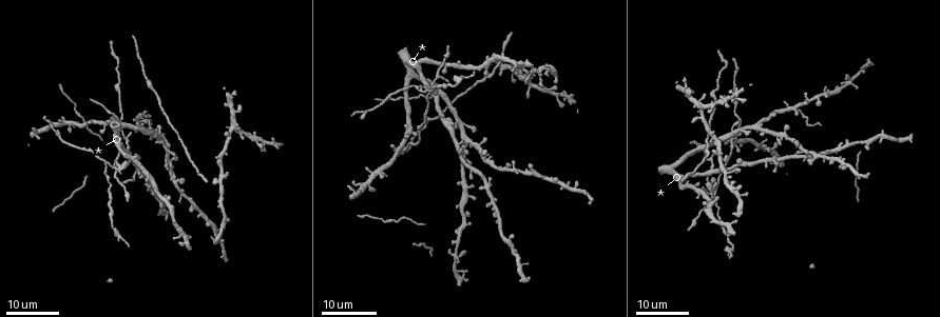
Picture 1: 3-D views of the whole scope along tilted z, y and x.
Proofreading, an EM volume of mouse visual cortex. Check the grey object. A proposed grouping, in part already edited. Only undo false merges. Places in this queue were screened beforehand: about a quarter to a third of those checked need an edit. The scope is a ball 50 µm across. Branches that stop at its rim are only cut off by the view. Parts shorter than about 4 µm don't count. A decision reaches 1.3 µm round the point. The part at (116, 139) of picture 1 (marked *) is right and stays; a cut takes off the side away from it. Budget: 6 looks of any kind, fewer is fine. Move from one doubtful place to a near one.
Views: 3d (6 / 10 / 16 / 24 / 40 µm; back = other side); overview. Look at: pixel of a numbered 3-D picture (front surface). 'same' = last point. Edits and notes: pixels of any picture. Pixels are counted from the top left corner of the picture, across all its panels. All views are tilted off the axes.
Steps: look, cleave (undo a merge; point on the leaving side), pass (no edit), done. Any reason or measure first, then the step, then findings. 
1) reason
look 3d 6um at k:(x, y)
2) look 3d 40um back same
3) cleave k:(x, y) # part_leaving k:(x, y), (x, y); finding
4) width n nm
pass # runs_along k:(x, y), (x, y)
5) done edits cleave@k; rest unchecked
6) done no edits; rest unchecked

three arms meet
look 3d 24um at 1:(433, 96)

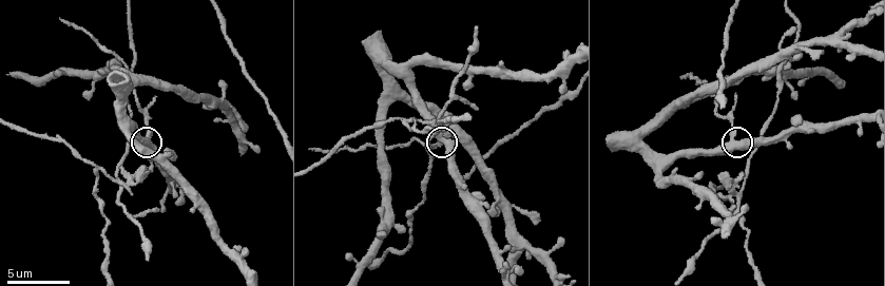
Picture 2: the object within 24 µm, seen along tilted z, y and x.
closer look
look 3d 10um at 2:(441, 138)

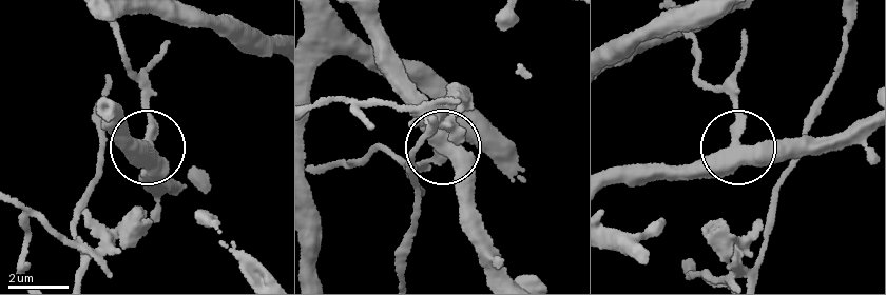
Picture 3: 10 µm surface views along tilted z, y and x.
side_arm 14 um
cleave 3:(142, 95) # part_leaving 3:(440, 150), (419, 164), (374, 154), (360, 164), (315, 169); two cells meet here

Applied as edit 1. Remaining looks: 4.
four or more arms meet
look 3d 10um at 2:(434, 124)

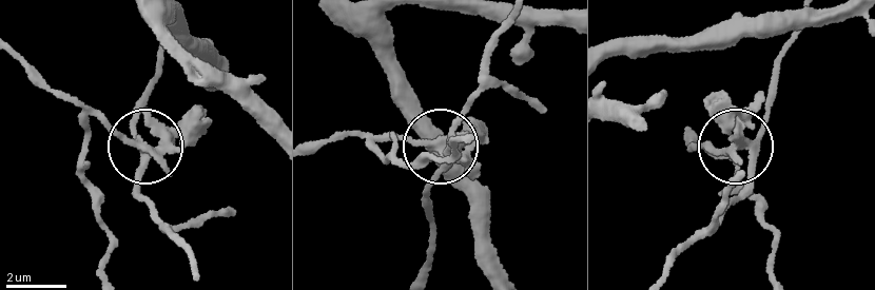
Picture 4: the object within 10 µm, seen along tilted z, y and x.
look 3d 6um at 4:(141, 146)

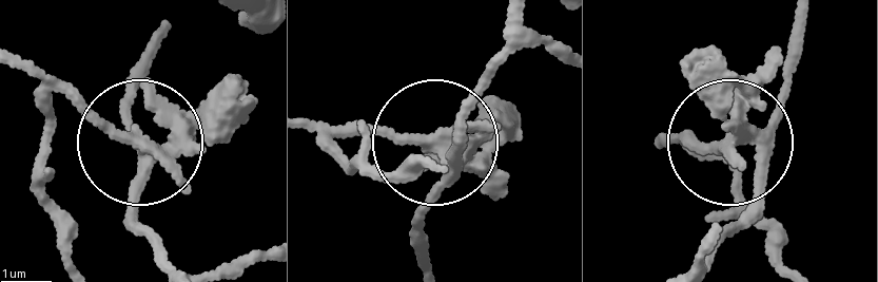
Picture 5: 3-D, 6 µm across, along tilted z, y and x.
arms 5
cleave 5:(229, 91) # two cells meet here

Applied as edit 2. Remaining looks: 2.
thin arm on a thick one
look 3d 10um at 2:(782, 63)

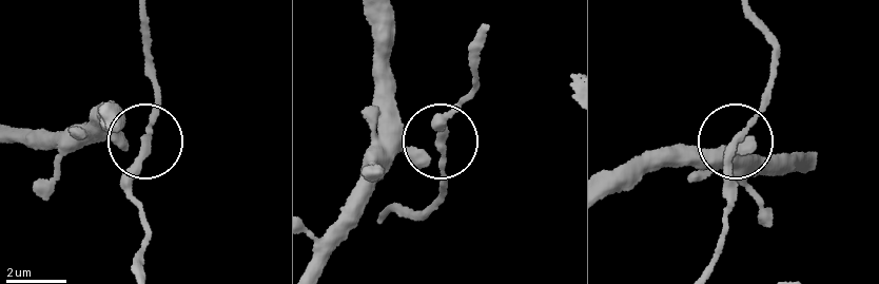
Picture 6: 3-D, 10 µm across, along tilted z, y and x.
look 3d 10um back at 6:(733, 144)

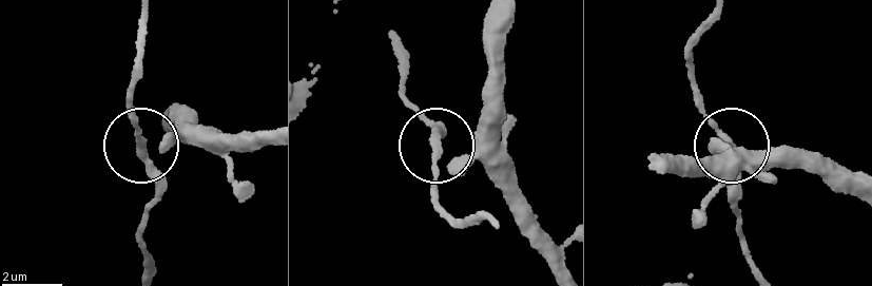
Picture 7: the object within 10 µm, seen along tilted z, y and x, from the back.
side_arm 20 um
pass # all the same cell

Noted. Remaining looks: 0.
done edits cleave@3, cleave@5; rest unchecked

